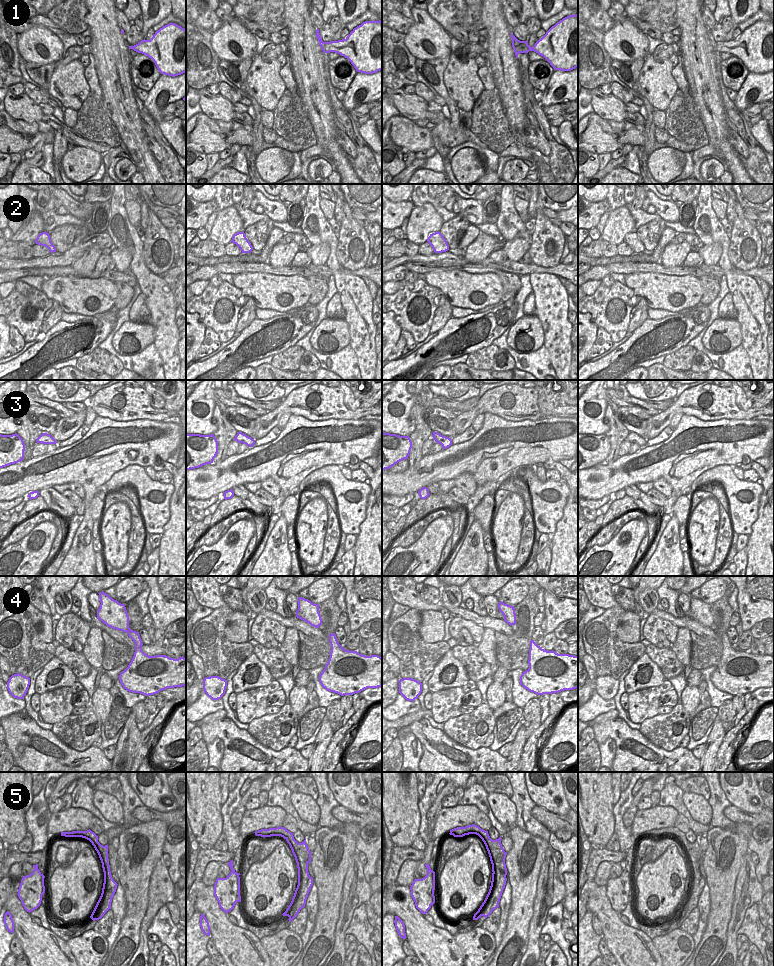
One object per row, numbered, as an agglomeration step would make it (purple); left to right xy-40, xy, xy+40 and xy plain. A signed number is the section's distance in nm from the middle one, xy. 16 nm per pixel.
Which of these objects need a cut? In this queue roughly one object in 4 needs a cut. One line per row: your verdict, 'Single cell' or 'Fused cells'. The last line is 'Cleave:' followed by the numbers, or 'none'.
1: Single cell
2: Single cell
3: Single cell
4: Single cell
5: Fused cells
Cleave: 5.

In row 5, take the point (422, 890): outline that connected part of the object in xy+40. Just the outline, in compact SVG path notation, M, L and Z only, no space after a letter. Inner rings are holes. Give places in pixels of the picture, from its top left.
M427 873L422 879L415 879L410 887L416 908L426 914L435 903L435 873Z

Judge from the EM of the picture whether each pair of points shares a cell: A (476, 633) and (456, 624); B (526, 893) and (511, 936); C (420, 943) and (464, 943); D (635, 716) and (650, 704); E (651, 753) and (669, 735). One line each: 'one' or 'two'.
A: one
B: one
C: two
D: one
E: two

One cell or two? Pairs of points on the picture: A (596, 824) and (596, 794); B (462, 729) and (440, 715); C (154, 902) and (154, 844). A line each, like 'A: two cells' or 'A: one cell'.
A: one cell
B: two cells
C: two cells

